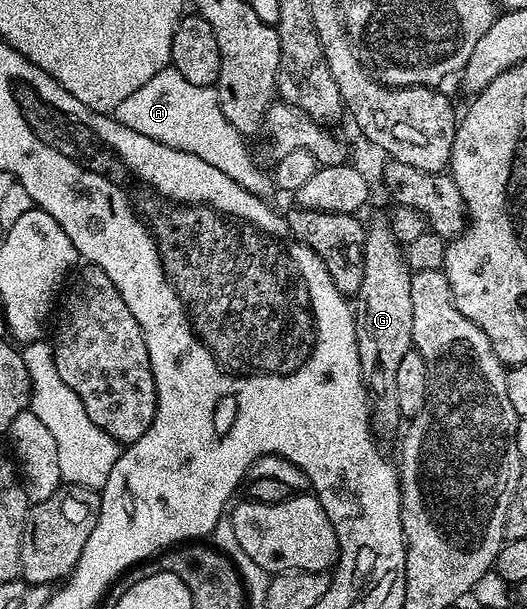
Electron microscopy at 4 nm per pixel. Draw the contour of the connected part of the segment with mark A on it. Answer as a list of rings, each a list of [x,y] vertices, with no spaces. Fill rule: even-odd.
[[[170,64],[155,72],[143,88],[131,92],[131,96],[127,96],[127,100],[116,106],[111,114],[119,124],[131,128],[131,132],[139,132],[139,136],[147,136],[179,152],[199,156],[199,160],[219,168],[223,176],[231,176],[231,180],[235,180],[239,188],[251,192],[251,196],[268,203],[274,201],[273,197],[278,197],[279,191],[272,173],[253,163],[253,156],[245,143],[248,142],[246,135],[235,129],[227,116],[223,116],[216,86],[191,84],[191,80],[184,78]]]

